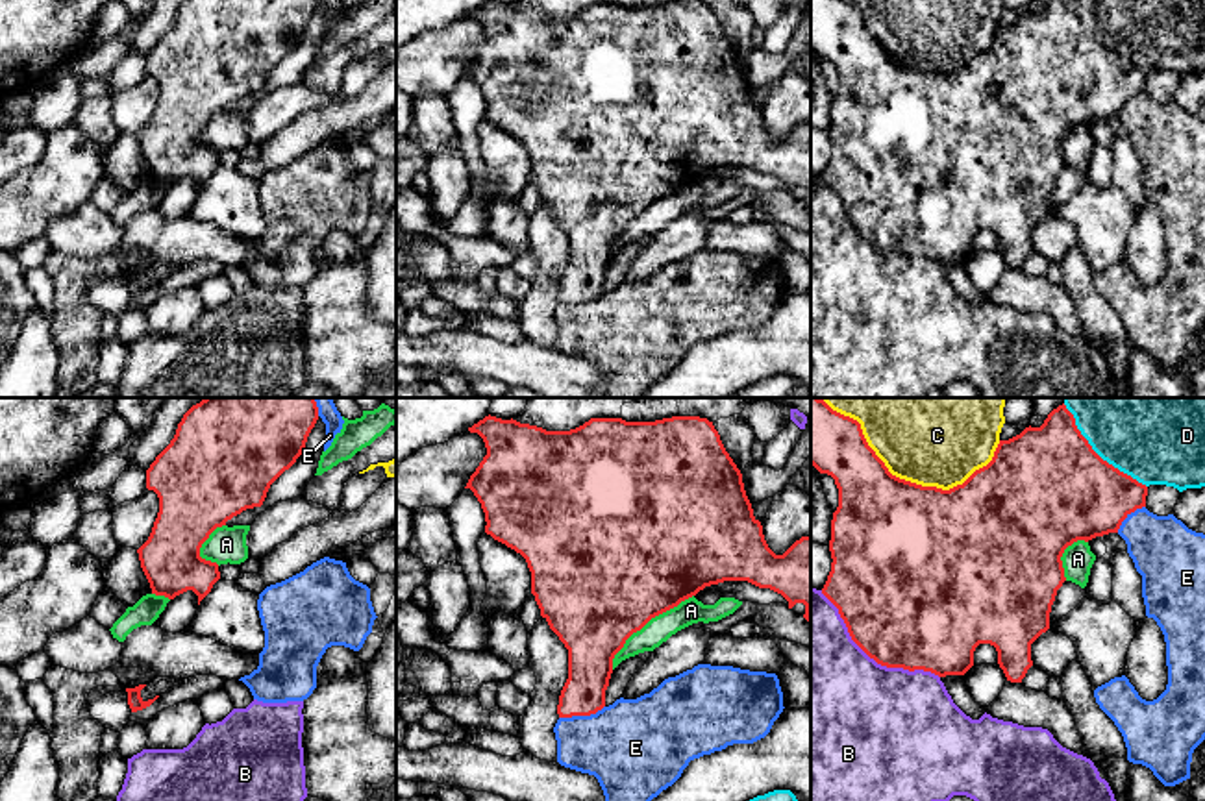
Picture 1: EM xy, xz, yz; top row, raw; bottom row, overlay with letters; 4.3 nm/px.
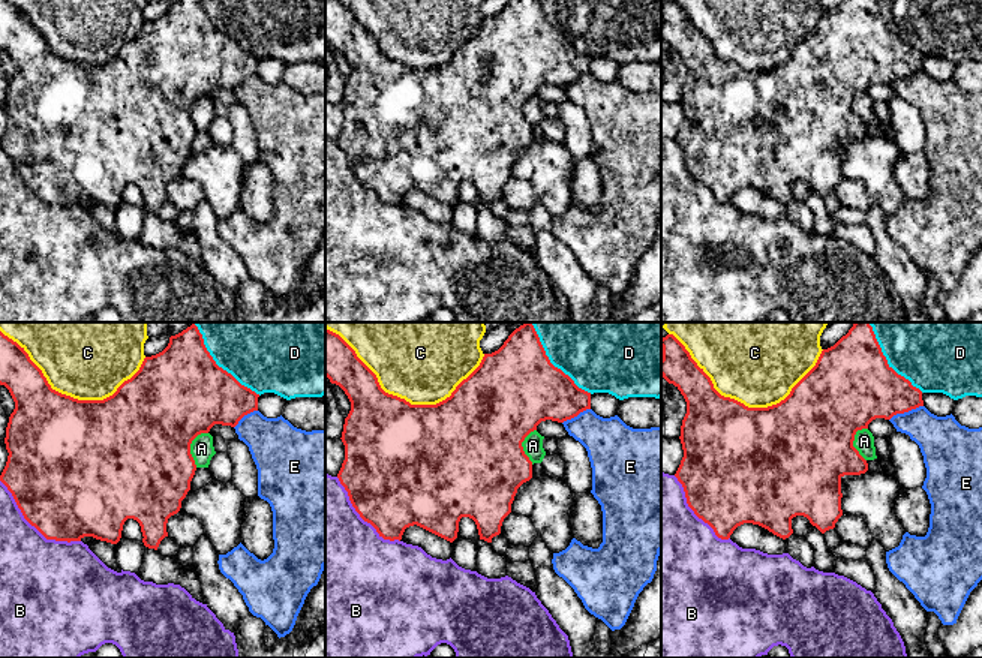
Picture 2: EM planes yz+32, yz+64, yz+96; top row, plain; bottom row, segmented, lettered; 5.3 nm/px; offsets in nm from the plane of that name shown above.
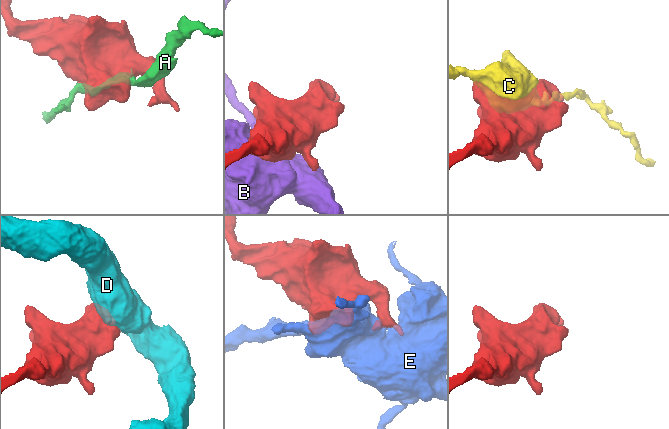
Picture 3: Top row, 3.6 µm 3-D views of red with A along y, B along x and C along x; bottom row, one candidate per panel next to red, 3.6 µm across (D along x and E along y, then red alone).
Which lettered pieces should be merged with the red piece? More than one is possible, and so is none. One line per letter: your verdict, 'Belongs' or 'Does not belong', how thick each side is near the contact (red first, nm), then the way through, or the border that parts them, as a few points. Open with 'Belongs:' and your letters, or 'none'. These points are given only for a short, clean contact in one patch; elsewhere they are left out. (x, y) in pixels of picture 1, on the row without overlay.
Belongs: none
A: Does not belong. Thickness 500 nm (red) against 110 nm
B: Does not belong. Thickness 500 nm (red) against 480 nm
C: Does not belong. Thickness 500 nm (red) against 320 nm
D: Does not belong. Thickness 480 nm (red) against 300 nm
E: Does not belong. Thickness 190 nm (red) against 400 nm

